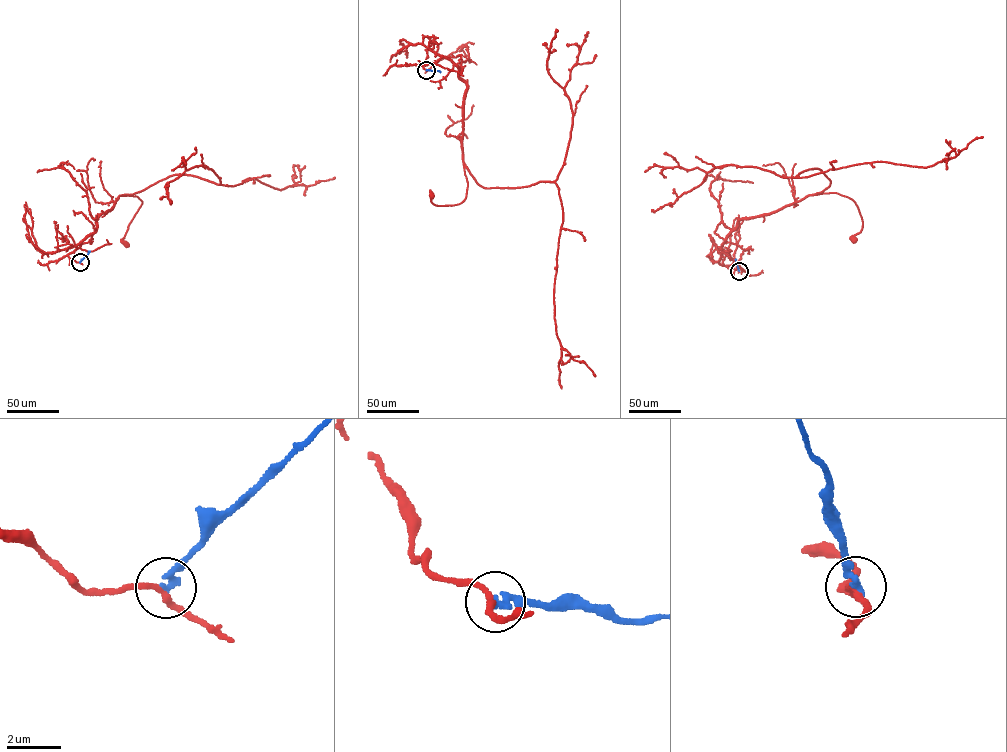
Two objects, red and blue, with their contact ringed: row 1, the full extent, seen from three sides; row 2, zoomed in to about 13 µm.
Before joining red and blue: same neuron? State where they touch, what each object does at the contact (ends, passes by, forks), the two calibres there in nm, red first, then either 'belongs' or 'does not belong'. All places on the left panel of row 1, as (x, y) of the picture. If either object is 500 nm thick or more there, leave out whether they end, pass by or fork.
place (80, 262); red passes by; blue ends; calibres 200 and 280 nm; does not belong

